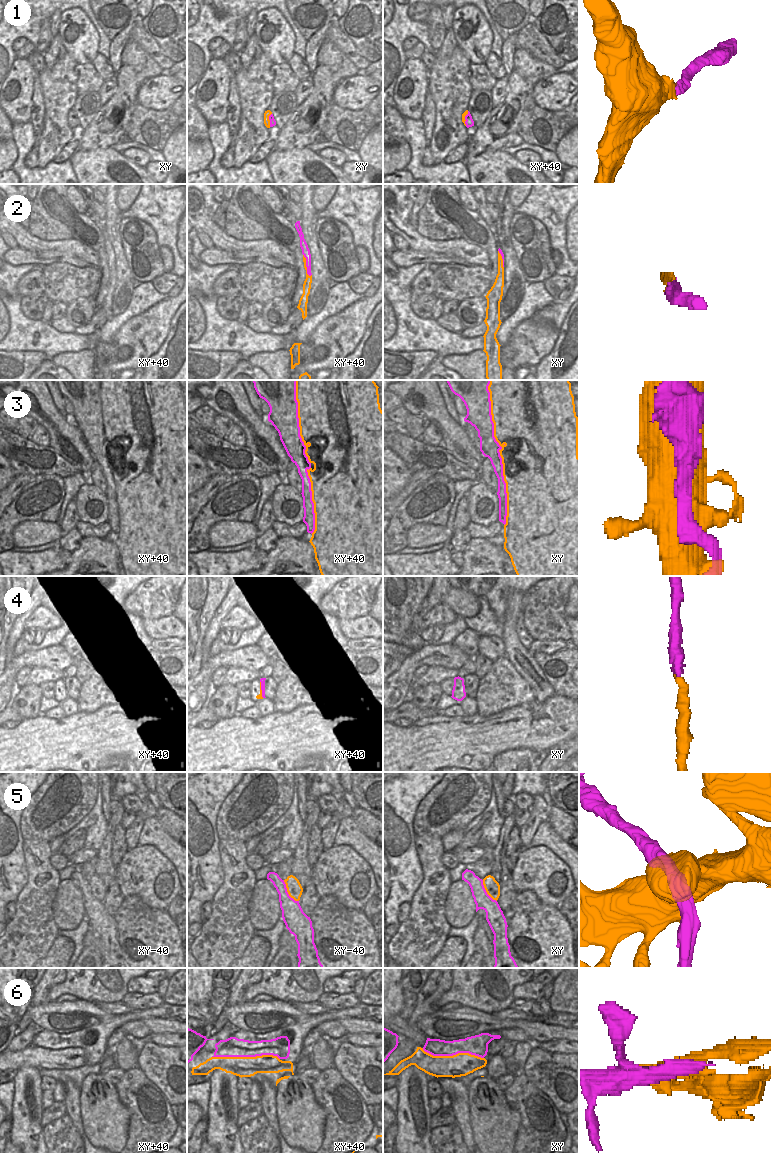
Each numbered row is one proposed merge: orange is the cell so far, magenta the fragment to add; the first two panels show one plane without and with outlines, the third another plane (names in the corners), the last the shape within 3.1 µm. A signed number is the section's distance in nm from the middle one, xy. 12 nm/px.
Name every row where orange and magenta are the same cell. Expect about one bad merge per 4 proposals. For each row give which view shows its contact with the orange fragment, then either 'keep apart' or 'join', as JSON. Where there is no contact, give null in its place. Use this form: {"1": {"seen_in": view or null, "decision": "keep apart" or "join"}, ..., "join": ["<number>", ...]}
{"1": {"seen_in": "xy", "decision": "join"}, "2": {"seen_in": "xy+40", "decision": "join"}, "3": {"seen_in": "xy", "decision": "keep apart"}, "4": {"seen_in": "xy+40", "decision": "join"}, "5": {"seen_in": "xy-40", "decision": "keep apart"}, "6": {"seen_in": "xy+40", "decision": "join"}, "join": ["1", "2", "4", "6"]}

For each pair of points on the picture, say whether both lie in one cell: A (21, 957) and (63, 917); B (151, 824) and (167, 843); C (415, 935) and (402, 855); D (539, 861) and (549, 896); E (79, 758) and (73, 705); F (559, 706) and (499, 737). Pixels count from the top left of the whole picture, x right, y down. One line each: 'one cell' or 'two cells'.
A: two cells
B: one cell
C: two cells
D: one cell
E: two cells
F: one cell

